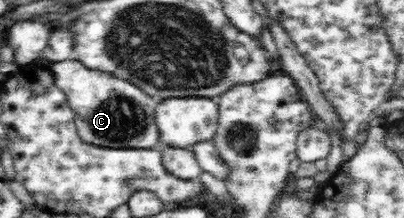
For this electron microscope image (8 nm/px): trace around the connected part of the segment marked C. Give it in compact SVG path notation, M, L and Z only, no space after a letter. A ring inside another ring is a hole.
M77 60L52 62L49 70L66 95L75 112L75 123L80 138L104 148L152 148L158 145L159 128L155 123L155 107L160 101L147 97L141 89L117 76L83 67Z

